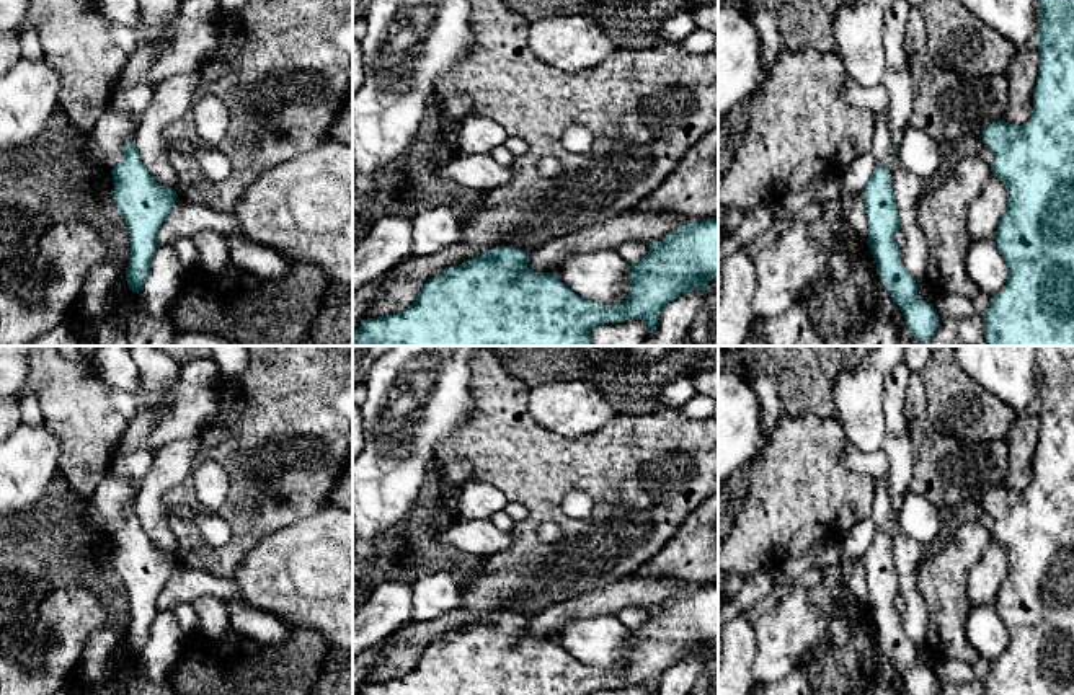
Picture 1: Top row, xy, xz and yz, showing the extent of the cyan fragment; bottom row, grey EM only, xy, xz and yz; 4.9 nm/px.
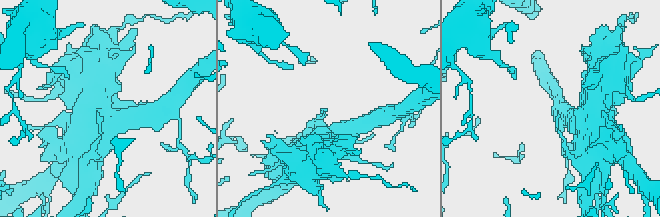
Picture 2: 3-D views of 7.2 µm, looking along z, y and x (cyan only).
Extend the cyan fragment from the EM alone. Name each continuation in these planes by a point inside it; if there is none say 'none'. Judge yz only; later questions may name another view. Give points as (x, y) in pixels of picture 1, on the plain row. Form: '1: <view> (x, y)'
1: yz (896, 446)

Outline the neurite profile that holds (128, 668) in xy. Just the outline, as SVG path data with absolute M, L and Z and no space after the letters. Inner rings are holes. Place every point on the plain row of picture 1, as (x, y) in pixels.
M124 638L124 644L122 644L121 651L122 651L122 654L118 657L118 664L116 664L113 680L114 679L119 679L122 682L140 680L139 659L135 659L129 654L126 638Z

